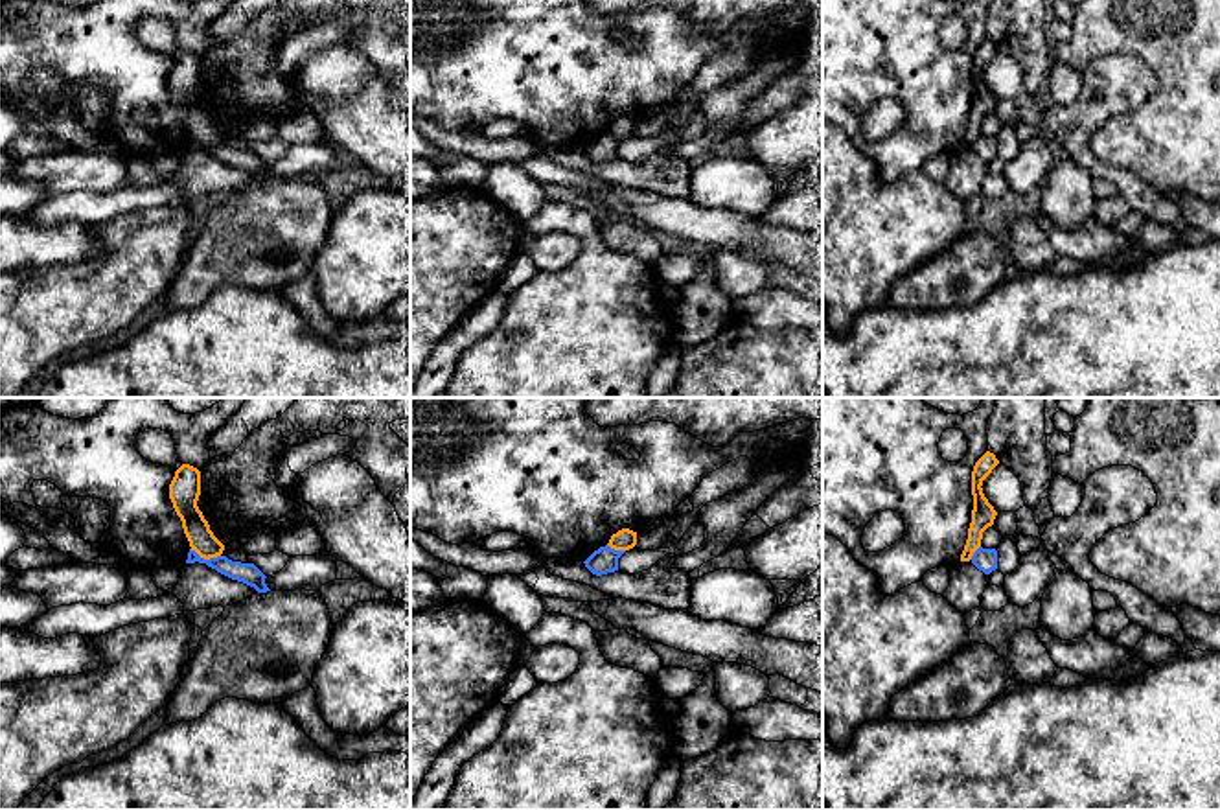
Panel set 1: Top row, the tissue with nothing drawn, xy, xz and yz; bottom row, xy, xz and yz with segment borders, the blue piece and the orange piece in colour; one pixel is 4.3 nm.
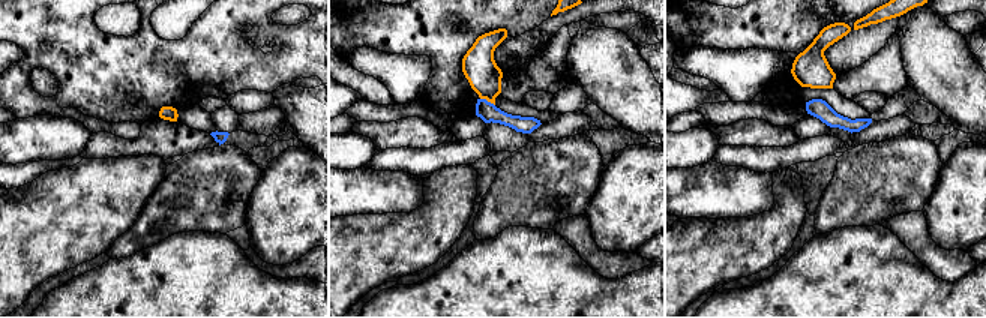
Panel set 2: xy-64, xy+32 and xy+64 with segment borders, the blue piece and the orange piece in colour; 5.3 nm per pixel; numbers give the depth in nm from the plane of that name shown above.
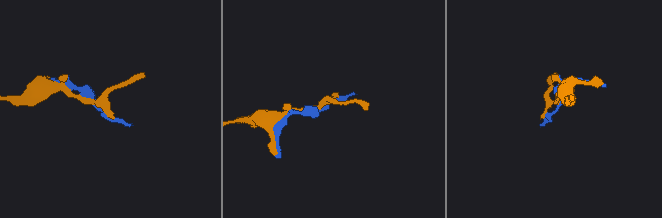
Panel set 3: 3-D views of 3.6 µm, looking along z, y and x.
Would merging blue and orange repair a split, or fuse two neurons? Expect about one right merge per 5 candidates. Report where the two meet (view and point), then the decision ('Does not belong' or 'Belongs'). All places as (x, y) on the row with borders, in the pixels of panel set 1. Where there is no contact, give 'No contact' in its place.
Touches blue at xy (203, 558). Does not belong

